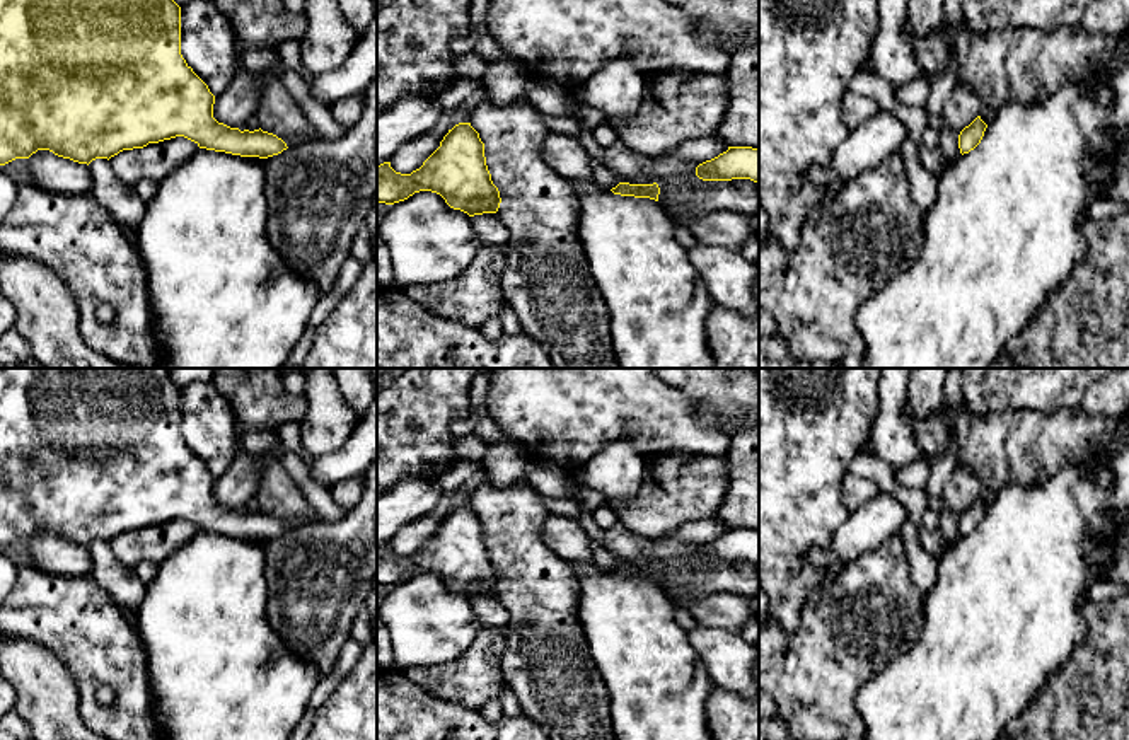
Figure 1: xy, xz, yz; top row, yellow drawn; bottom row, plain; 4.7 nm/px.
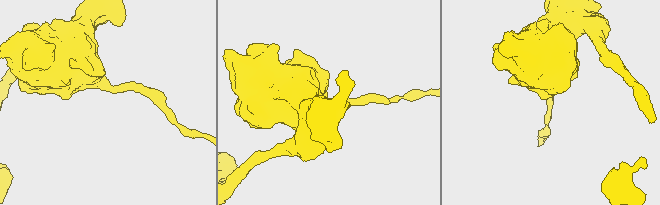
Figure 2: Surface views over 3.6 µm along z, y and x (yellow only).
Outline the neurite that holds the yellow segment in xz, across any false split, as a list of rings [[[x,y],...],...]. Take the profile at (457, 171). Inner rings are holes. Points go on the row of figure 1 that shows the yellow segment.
[[[459,123],[440,147],[411,174],[396,172],[391,162],[377,165],[377,203],[394,205],[414,193],[431,191],[469,217],[496,213],[500,191],[486,165],[484,143],[471,123]]]

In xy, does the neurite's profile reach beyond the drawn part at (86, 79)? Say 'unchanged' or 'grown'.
unchanged

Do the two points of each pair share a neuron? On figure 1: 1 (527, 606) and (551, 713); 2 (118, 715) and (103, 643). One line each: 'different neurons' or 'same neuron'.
1: same neuron
2: same neuron

